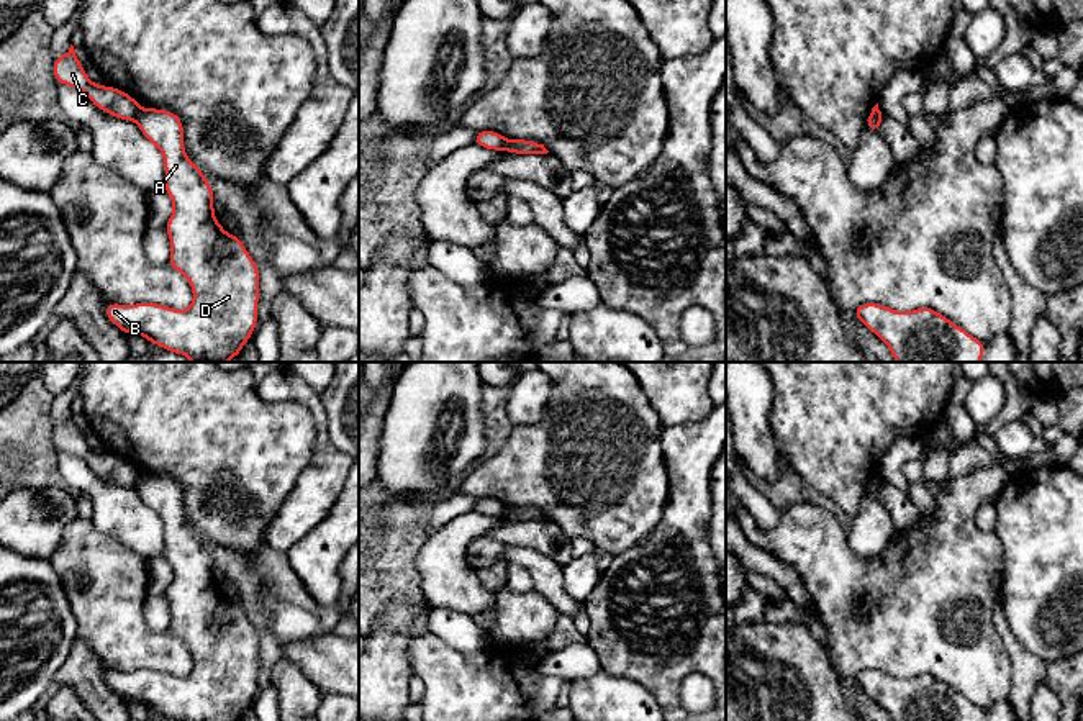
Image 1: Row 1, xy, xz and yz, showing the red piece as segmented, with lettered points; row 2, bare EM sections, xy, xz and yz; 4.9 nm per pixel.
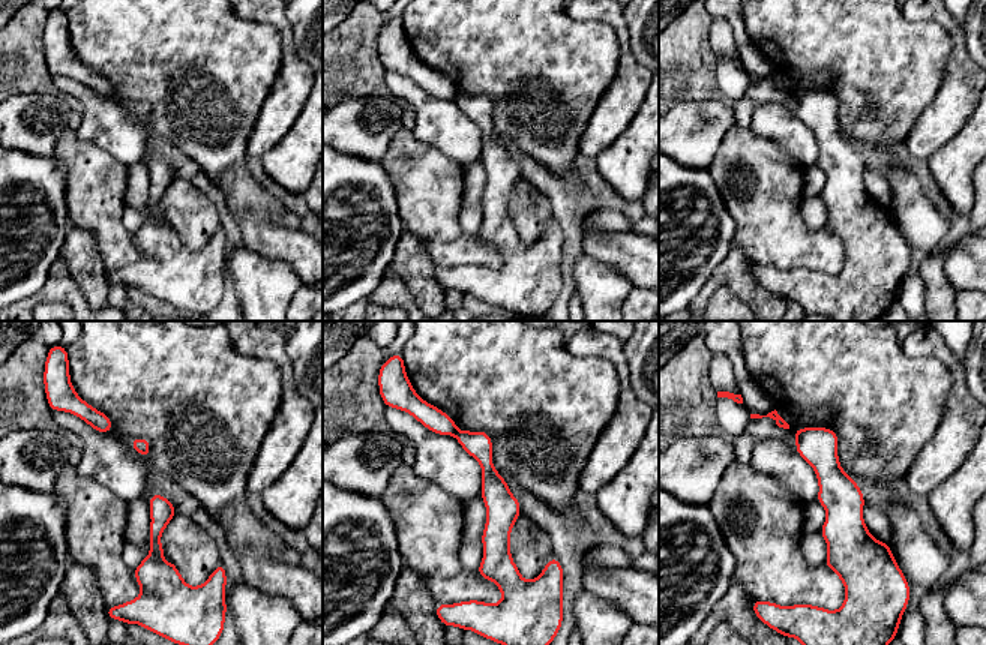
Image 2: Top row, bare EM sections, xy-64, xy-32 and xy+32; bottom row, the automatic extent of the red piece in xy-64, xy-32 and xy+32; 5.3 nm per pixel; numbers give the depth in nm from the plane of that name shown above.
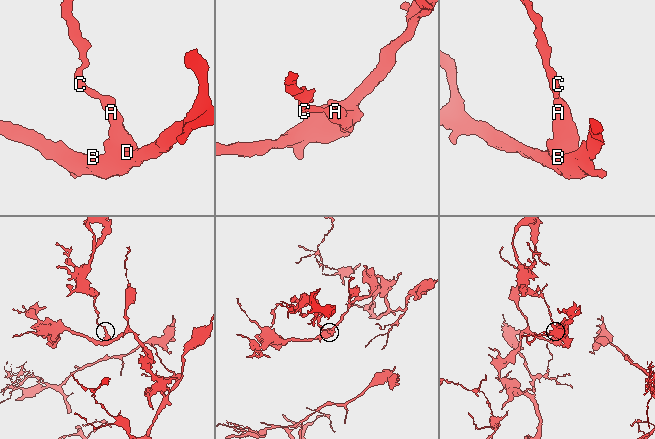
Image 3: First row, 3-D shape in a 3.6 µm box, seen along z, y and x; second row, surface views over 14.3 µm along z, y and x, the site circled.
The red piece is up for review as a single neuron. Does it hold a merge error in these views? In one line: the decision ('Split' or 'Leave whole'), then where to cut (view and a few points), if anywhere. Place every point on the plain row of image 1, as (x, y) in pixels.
Split. Split along xy (141, 476), (135, 487)

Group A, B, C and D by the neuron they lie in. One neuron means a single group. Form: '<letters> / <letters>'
A B D / C

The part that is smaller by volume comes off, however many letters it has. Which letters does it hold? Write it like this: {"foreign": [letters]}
{"foreign": ["C"]}

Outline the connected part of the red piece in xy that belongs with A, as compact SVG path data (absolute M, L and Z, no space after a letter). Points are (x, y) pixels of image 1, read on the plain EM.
M141 475L134 487L147 508L164 523L164 557L174 577L165 592L170 606L169 633L179 637L193 659L187 677L159 670L108 670L106 685L125 701L141 701L147 710L175 721L239 721L257 692L259 636L239 603L223 596L215 583L211 551L187 524L184 492L177 480Z

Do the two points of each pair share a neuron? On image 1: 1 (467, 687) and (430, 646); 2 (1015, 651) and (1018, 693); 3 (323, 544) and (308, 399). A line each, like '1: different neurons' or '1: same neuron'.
1: same neuron
2: same neuron
3: different neurons

